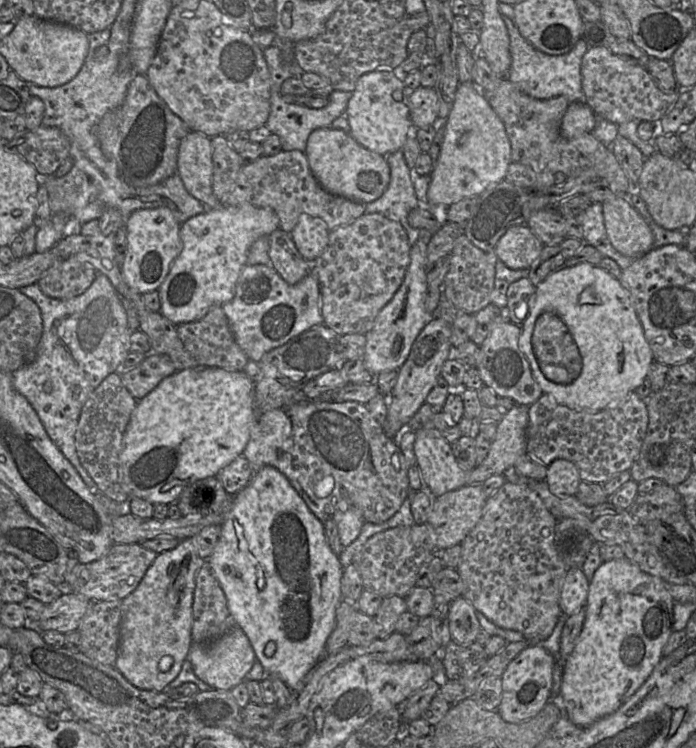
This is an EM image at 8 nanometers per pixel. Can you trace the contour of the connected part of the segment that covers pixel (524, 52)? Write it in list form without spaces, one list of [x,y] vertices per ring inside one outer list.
[[[502,15],[508,30],[510,40],[511,67],[507,75],[516,87],[523,93],[535,99],[550,99],[562,96],[571,102],[584,102],[581,83],[581,62],[588,46],[579,39],[574,47],[566,54],[552,56],[535,49],[519,33],[515,23]]]

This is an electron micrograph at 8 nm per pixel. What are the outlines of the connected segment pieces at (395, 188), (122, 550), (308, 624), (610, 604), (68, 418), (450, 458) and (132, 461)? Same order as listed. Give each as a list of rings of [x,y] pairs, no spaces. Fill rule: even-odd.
[[[402,150],[386,156],[390,168],[390,181],[384,193],[375,201],[365,204],[365,213],[378,213],[400,223],[405,229],[411,247],[421,232],[408,223],[409,212],[419,205],[414,190],[414,174],[404,159]]]
[[[138,543],[114,544],[102,558],[91,563],[77,563],[65,579],[64,591],[84,596],[90,601],[123,600],[139,585],[157,553]]]
[[[264,466],[255,472],[249,484],[239,493],[232,496],[232,505],[221,523],[221,534],[211,556],[204,560],[208,562],[214,577],[219,582],[228,605],[228,610],[236,626],[240,627],[248,637],[255,652],[256,660],[263,666],[268,676],[276,676],[281,679],[292,692],[299,692],[305,683],[306,675],[314,669],[325,655],[325,645],[328,637],[336,625],[336,610],[343,600],[342,577],[344,567],[329,546],[323,523],[311,512],[304,500],[293,488],[287,477],[273,466]],[[269,642],[276,644],[276,652],[272,657],[265,655],[265,647]]]
[[[627,557],[603,561],[594,572],[592,580],[589,582],[588,596],[586,600],[586,614],[583,627],[573,651],[565,660],[562,670],[560,695],[564,700],[566,715],[575,725],[587,727],[600,718],[615,712],[624,704],[635,692],[645,683],[653,669],[662,658],[662,649],[672,633],[672,614],[674,600],[667,591],[662,581],[650,574],[643,572],[635,563]]]
[[[102,273],[97,274],[84,293],[69,299],[48,297],[38,282],[19,289],[39,307],[43,333],[35,359],[12,373],[13,386],[26,397],[50,439],[74,466],[87,487],[96,493],[97,485],[77,455],[75,433],[82,407],[90,394],[105,377],[121,370],[130,352],[132,331],[122,297]]]
[[[421,429],[415,432],[415,437],[416,465],[420,470],[424,488],[432,497],[440,496],[467,485],[466,476],[469,471],[461,469],[453,454],[451,444],[437,430]]]
[[[208,366],[176,371],[137,401],[119,454],[123,489],[129,497],[139,497],[152,504],[176,503],[187,486],[216,476],[222,468],[243,454],[255,416],[255,382],[246,371]]]

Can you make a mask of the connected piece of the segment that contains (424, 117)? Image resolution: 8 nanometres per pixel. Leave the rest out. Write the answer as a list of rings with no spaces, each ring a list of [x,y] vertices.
[[[420,86],[408,97],[410,118],[415,130],[437,122],[438,98],[434,88]]]

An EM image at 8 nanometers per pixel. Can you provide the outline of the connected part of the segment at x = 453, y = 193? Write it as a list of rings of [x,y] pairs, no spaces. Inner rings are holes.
[[[473,82],[459,83],[445,121],[440,154],[431,172],[428,204],[449,207],[463,198],[479,196],[504,180],[510,163],[510,141],[502,121]]]

